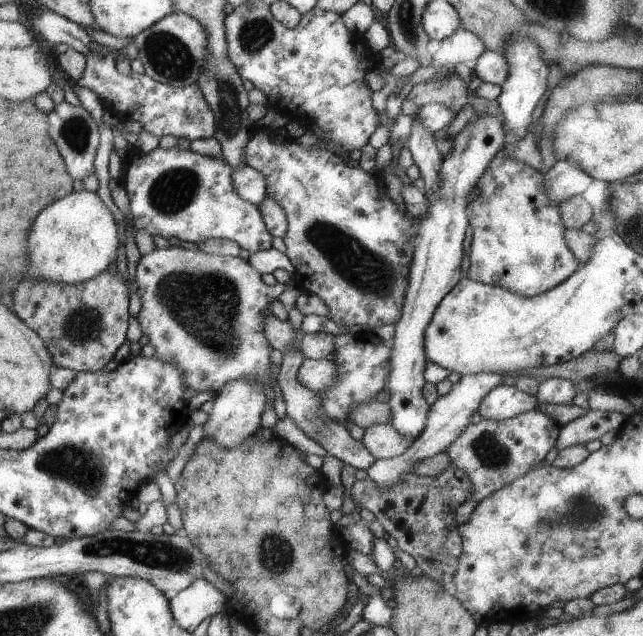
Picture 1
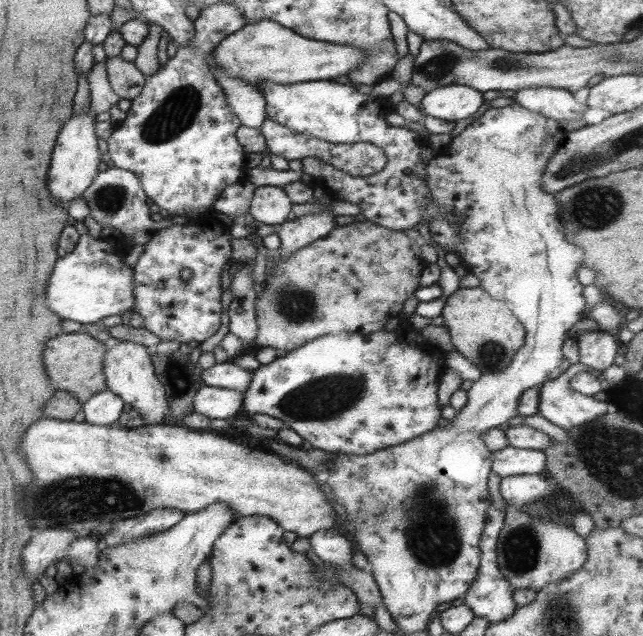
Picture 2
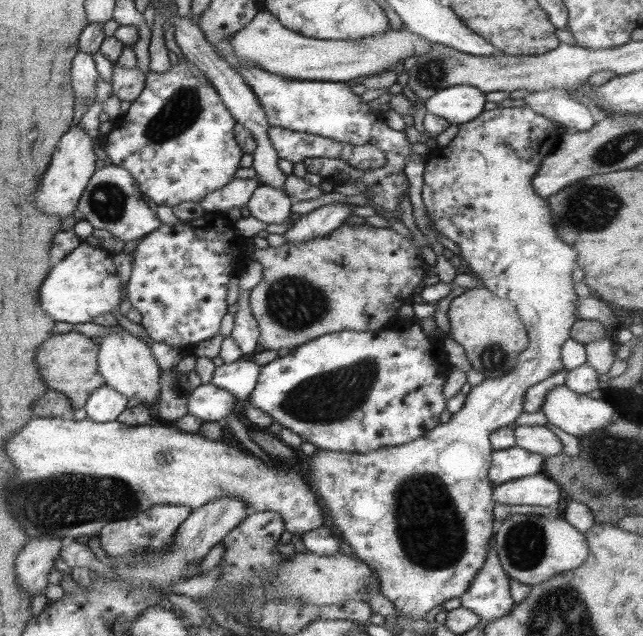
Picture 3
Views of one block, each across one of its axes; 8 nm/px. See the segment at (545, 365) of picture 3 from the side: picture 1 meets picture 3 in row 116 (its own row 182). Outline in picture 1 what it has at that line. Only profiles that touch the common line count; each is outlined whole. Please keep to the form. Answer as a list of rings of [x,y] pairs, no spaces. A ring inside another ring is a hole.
[[[504,148],[499,149],[487,163],[476,182],[475,188],[479,194],[475,200],[468,202],[466,217],[472,232],[468,255],[470,265],[465,276],[475,282],[500,286],[512,293],[530,297],[561,284],[577,270],[579,262],[565,242],[565,229],[557,212],[558,204],[546,199],[542,174],[525,163],[506,158],[503,153]]]

